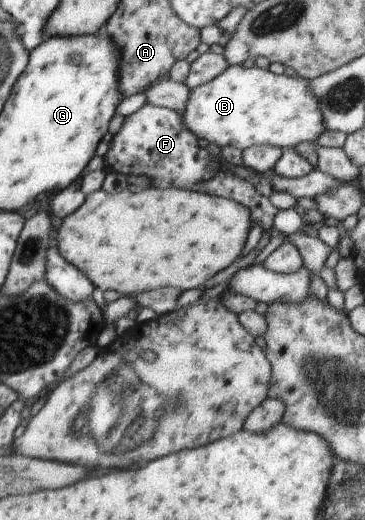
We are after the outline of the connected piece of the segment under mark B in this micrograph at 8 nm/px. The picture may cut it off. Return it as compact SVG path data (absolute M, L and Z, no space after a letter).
M241 65L227 66L209 83L190 90L190 96L182 113L184 126L187 126L199 139L207 139L221 148L227 145L242 151L251 146L270 145L294 148L303 142L316 142L326 130L320 101L310 88L307 78L275 74L258 66L247 68Z

